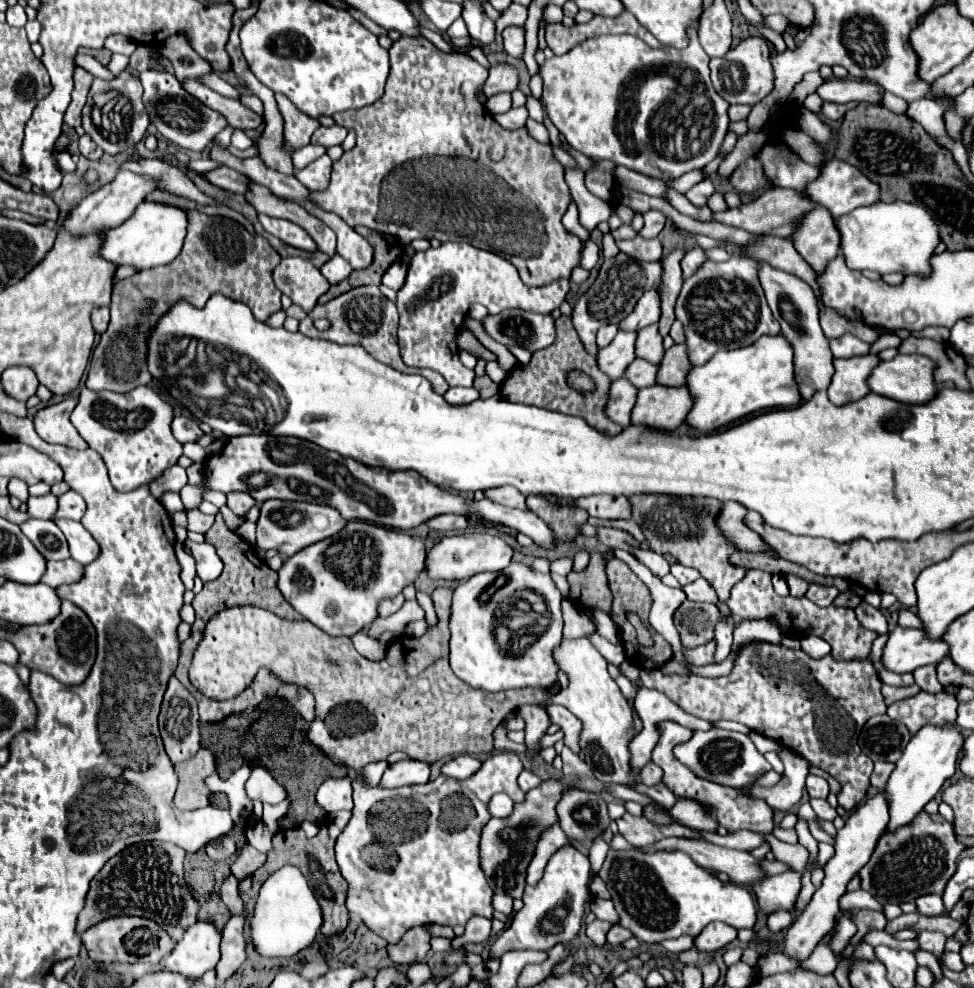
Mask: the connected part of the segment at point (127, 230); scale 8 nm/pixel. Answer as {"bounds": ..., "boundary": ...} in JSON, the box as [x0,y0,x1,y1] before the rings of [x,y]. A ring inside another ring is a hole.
{"bounds":[99,202,187,270],"boundary":[[[143,202],[135,214],[125,220],[119,228],[111,228],[105,232],[103,244],[99,248],[99,256],[113,266],[131,266],[135,270],[149,270],[155,266],[169,264],[181,252],[183,236],[187,228],[187,216],[183,210],[163,204]]]}

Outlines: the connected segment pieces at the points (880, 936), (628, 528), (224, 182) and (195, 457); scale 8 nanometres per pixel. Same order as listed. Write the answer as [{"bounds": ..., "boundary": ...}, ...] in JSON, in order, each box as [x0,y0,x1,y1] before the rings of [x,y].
[{"bounds":[865,930,917,952],"boundary":[[[873,930],[871,934],[865,936],[865,940],[867,940],[873,947],[882,944],[891,946],[891,948],[897,948],[897,950],[909,950],[909,952],[915,952],[915,950],[917,950],[915,940],[907,940],[907,942],[903,942],[903,940],[897,940],[895,936],[887,934],[884,930]]]},{"bounds":[595,520,643,542],"boundary":[[[599,520],[599,524],[595,524],[595,526],[597,528],[601,528],[601,526],[613,526],[613,528],[619,528],[619,530],[635,536],[635,540],[643,542],[643,532],[641,532],[641,528],[633,520]]]},{"bounds":[205,166,251,194],"boundary":[[[219,166],[211,172],[207,172],[205,176],[211,184],[215,184],[223,190],[229,190],[229,192],[239,192],[239,194],[245,194],[249,190],[249,184],[251,184],[249,176],[245,176],[233,168],[227,168],[227,166]]]},{"bounds":[183,444,205,462],"boundary":[[[183,444],[183,454],[193,462],[201,462],[201,458],[205,458],[205,450],[199,444]]]}]

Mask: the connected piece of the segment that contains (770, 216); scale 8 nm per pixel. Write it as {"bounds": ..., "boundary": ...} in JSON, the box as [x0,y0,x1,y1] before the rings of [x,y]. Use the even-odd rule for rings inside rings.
{"bounds":[713,188,815,238],"boundary":[[[771,188],[771,190],[763,192],[757,200],[753,200],[749,204],[741,204],[739,208],[729,208],[725,212],[713,214],[713,222],[721,222],[721,224],[731,226],[731,228],[743,228],[749,234],[771,234],[771,236],[787,238],[793,232],[795,218],[801,216],[801,214],[805,214],[813,206],[815,204],[811,200],[807,200],[799,190]]]}

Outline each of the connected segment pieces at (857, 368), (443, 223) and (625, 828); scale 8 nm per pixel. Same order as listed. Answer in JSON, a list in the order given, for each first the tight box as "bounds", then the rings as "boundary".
[{"bounds":[829,356,877,406],"boundary":[[[855,356],[855,358],[835,358],[835,374],[829,384],[829,400],[837,406],[855,402],[869,394],[867,388],[867,376],[871,374],[871,368],[875,368],[877,356]]]},{"bounds":[309,36,583,286],"boundary":[[[403,36],[397,42],[393,42],[393,46],[389,48],[389,56],[391,56],[391,72],[387,76],[383,98],[371,106],[363,106],[357,110],[343,110],[333,116],[333,120],[337,124],[341,124],[345,128],[355,128],[357,144],[353,150],[345,152],[337,162],[333,162],[329,186],[325,190],[309,192],[309,200],[313,200],[317,206],[321,206],[327,212],[335,212],[349,226],[367,226],[367,228],[379,230],[383,234],[391,234],[391,236],[399,238],[403,244],[409,244],[417,238],[425,238],[425,240],[435,238],[439,242],[467,242],[475,248],[493,252],[493,254],[505,258],[507,262],[511,262],[527,286],[547,284],[555,278],[569,278],[571,270],[579,264],[579,248],[583,248],[583,242],[575,234],[567,232],[561,224],[561,218],[571,202],[571,192],[569,192],[565,178],[563,178],[563,166],[553,158],[551,148],[547,144],[539,144],[537,140],[533,140],[525,128],[505,130],[499,122],[495,122],[495,118],[487,112],[487,108],[479,100],[479,88],[487,80],[487,70],[479,62],[475,62],[467,52],[461,52],[461,50],[441,52],[427,38],[407,40],[407,36]]]},{"bounds":[617,814,699,848],"boundary":[[[623,814],[617,820],[619,826],[619,834],[633,844],[635,848],[649,848],[653,846],[657,840],[667,838],[667,836],[689,836],[689,838],[699,838],[695,832],[691,832],[685,826],[677,826],[677,824],[655,824],[651,820],[635,818],[631,814]]]}]

